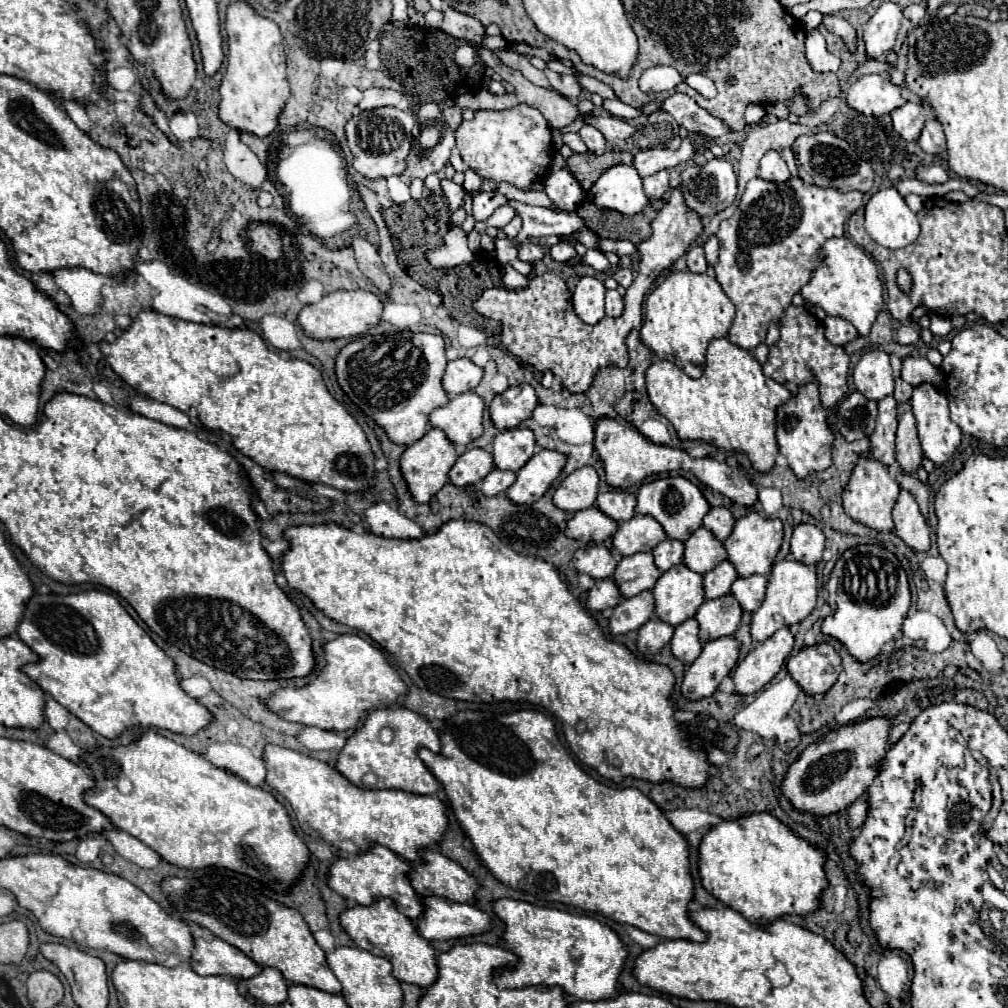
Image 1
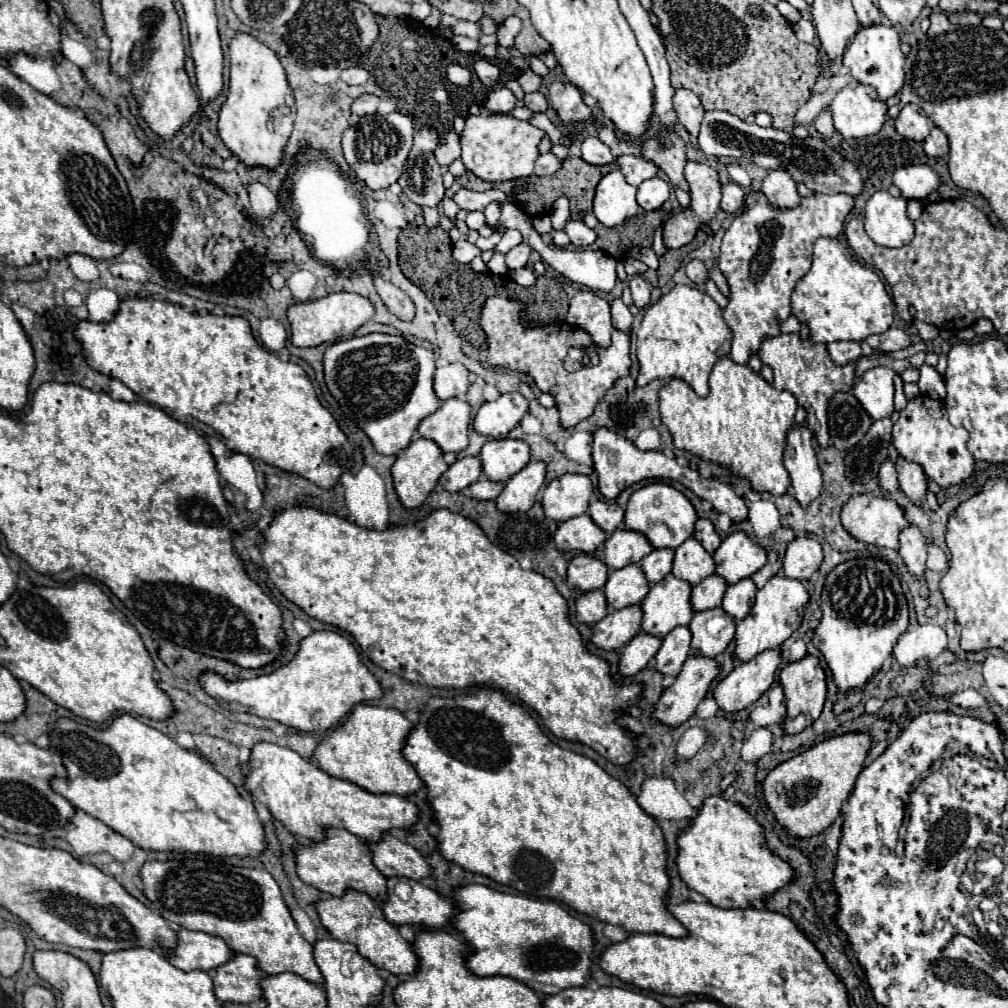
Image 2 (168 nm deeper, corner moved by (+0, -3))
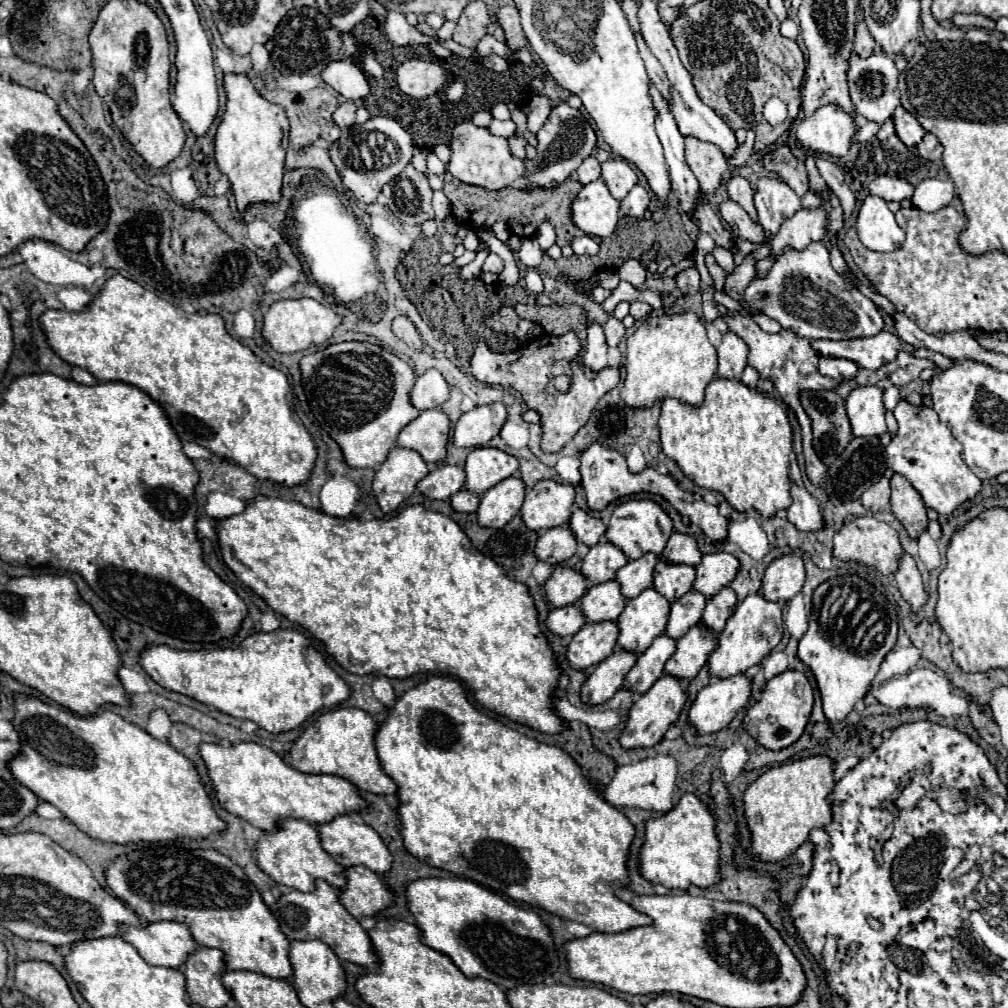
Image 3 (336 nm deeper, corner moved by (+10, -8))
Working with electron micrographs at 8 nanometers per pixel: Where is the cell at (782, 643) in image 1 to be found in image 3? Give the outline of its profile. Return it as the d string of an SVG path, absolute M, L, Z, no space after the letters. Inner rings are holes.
M748 674L712 678L710 684L698 692L690 708L690 722L698 728L698 734L718 732L748 704L750 694L752 678Z

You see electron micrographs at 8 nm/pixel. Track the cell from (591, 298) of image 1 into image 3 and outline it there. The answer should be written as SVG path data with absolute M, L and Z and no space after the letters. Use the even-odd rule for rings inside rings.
M588 322L586 334L588 334L588 338L586 338L584 350L580 352L580 364L598 372L608 366L608 360L606 360L608 344L604 340L604 332L598 322Z

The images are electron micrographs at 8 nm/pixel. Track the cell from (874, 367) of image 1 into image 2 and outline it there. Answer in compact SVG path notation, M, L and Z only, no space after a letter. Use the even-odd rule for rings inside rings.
M874 367L866 371L860 383L854 385L852 393L872 417L878 421L882 417L890 417L894 411L894 371L888 367Z

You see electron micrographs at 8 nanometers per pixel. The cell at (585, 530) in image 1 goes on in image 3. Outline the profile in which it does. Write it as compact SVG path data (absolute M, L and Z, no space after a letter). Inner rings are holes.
M568 526L544 530L536 542L536 558L552 566L562 564L578 550L578 540Z

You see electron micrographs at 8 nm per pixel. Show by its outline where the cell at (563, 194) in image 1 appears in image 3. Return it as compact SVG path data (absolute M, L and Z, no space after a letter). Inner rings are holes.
M544 222L544 224L540 224L540 228L538 228L538 232L536 232L536 238L538 238L538 242L540 242L540 248L546 250L546 248L550 248L552 244L556 244L556 230L552 228L552 224Z

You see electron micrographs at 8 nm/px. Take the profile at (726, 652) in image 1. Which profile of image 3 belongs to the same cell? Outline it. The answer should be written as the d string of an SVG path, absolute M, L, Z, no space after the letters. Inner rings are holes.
M664 674L646 694L638 696L634 706L630 708L630 714L628 714L628 720L626 720L626 726L620 734L620 744L624 748L638 748L638 746L644 746L644 748L650 748L654 744L658 744L666 730L678 720L684 704L688 700L688 692L686 692L686 684L676 678L676 676L670 676L670 674Z

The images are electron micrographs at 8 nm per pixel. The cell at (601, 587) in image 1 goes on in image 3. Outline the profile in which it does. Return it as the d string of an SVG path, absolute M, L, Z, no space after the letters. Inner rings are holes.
M570 604L564 608L554 608L546 624L558 636L574 636L586 624L586 620L584 620L584 612L580 612L580 606Z

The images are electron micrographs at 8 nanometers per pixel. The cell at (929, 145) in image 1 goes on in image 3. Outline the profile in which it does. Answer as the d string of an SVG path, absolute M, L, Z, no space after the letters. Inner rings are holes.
M926 134L922 138L922 142L918 144L918 154L924 158L924 160L940 160L942 156L942 146L940 146L940 140L934 136L934 134Z

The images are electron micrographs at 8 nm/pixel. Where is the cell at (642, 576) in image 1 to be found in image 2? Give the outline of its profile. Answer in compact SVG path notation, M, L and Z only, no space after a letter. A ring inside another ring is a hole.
M626 565L610 573L604 585L604 595L612 609L624 609L628 605L640 603L648 589L650 585L642 575L642 569L638 565Z

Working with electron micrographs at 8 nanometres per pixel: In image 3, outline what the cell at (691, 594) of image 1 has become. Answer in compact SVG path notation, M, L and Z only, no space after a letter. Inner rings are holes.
M648 588L640 596L628 600L618 618L618 646L642 654L648 644L652 644L652 640L666 630L668 614L670 602L654 588Z

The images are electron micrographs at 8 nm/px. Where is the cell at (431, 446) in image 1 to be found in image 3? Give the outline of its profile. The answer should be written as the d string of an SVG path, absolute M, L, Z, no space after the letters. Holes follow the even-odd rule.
M392 448L386 462L376 470L372 490L386 514L396 512L416 490L416 484L428 476L424 458L410 448Z

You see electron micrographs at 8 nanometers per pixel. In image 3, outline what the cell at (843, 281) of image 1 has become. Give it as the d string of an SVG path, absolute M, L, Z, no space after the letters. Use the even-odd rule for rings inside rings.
M812 242L804 250L786 250L780 258L776 258L772 270L764 280L752 280L744 290L744 298L766 316L776 320L784 330L794 332L800 338L808 340L846 340L860 336L874 336L884 328L884 320L880 310L874 306L870 298L866 298L858 288L850 286L842 276L838 276L830 266L828 248L822 242ZM796 280L808 280L810 286L792 286ZM814 288L832 294L836 300L836 308L844 312L830 312L824 304L824 312L820 312L820 296L814 296Z

